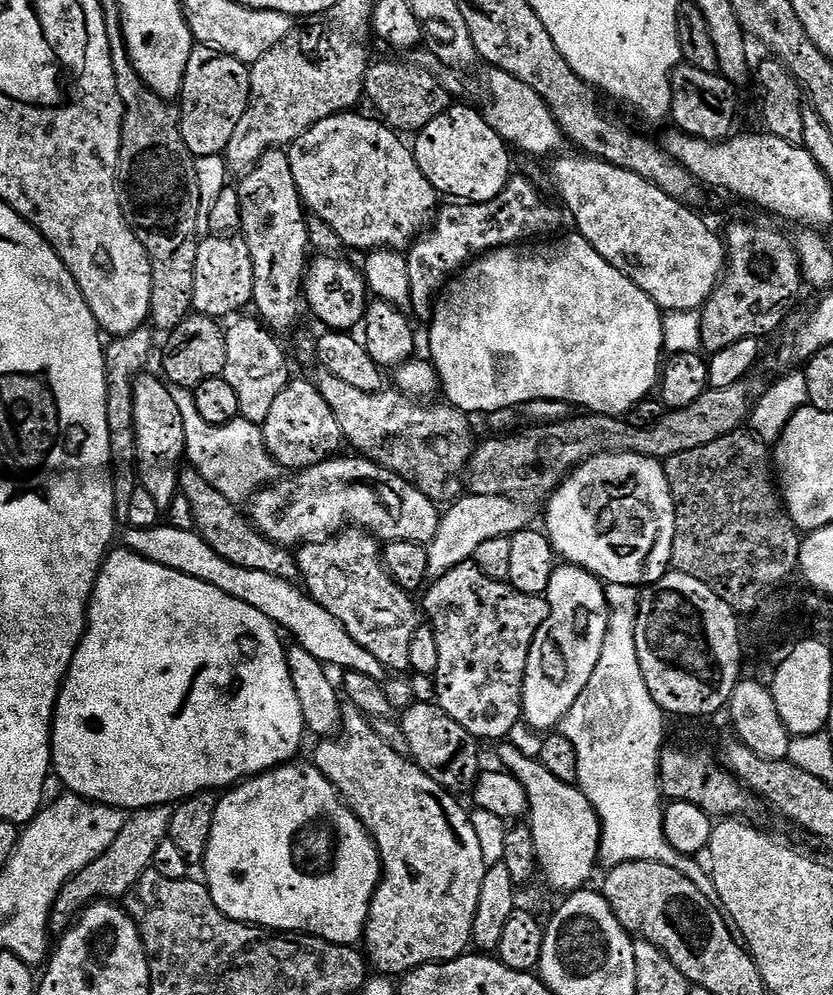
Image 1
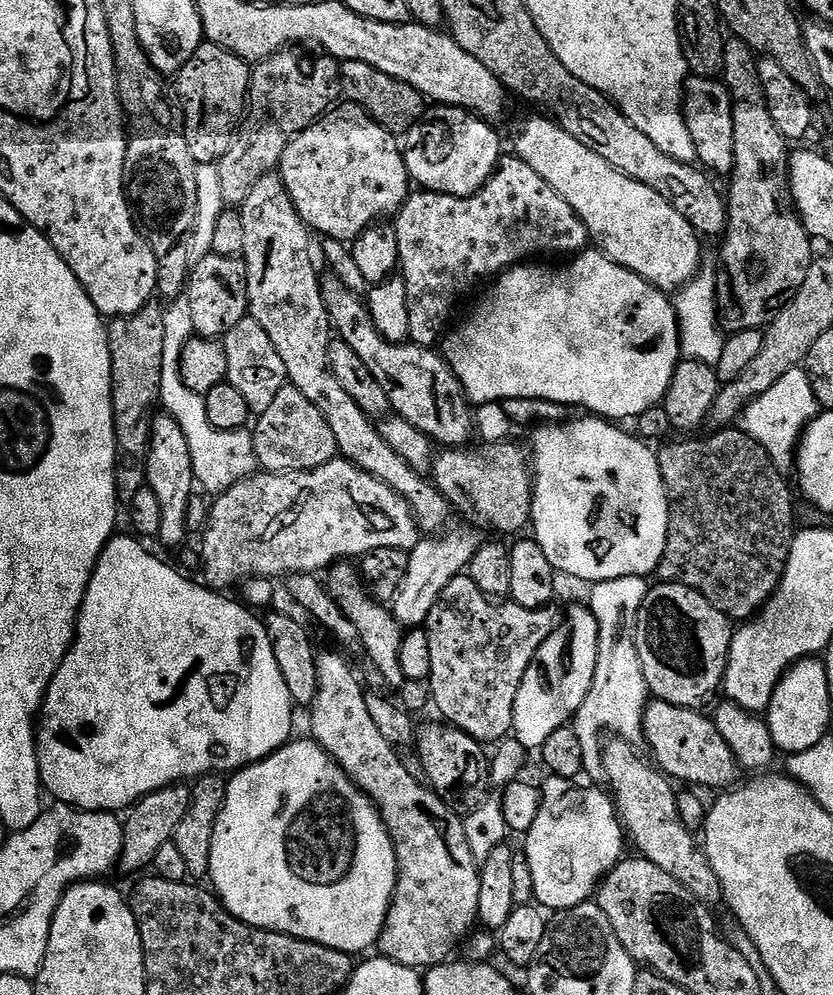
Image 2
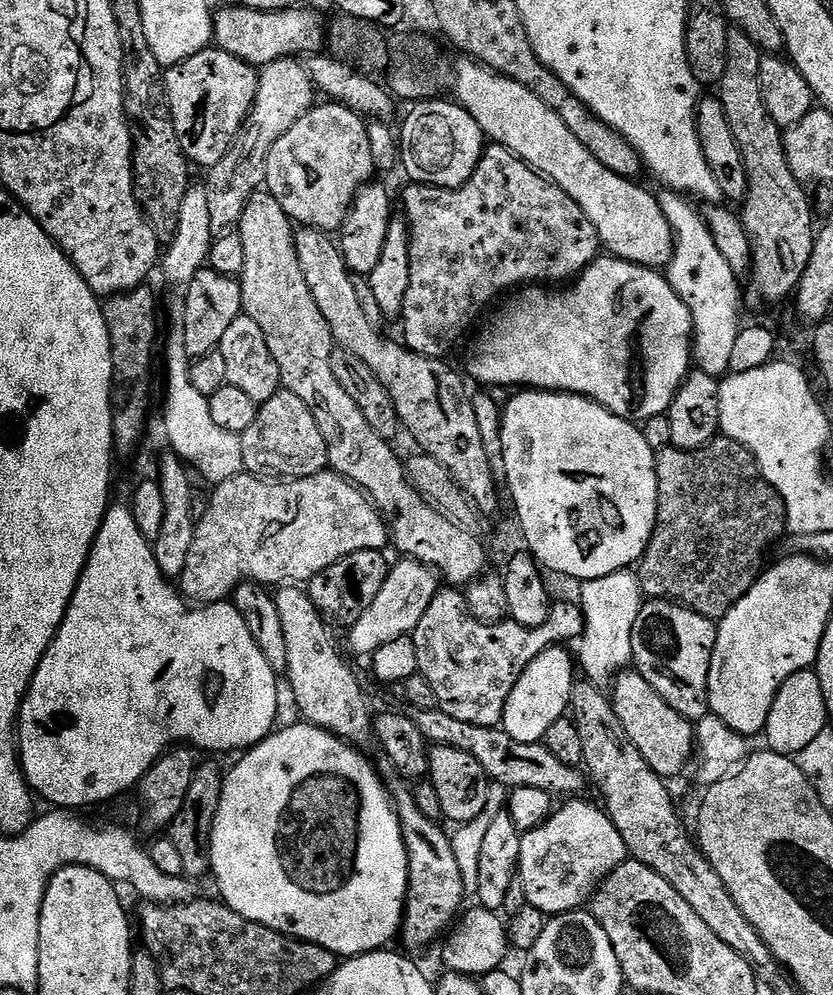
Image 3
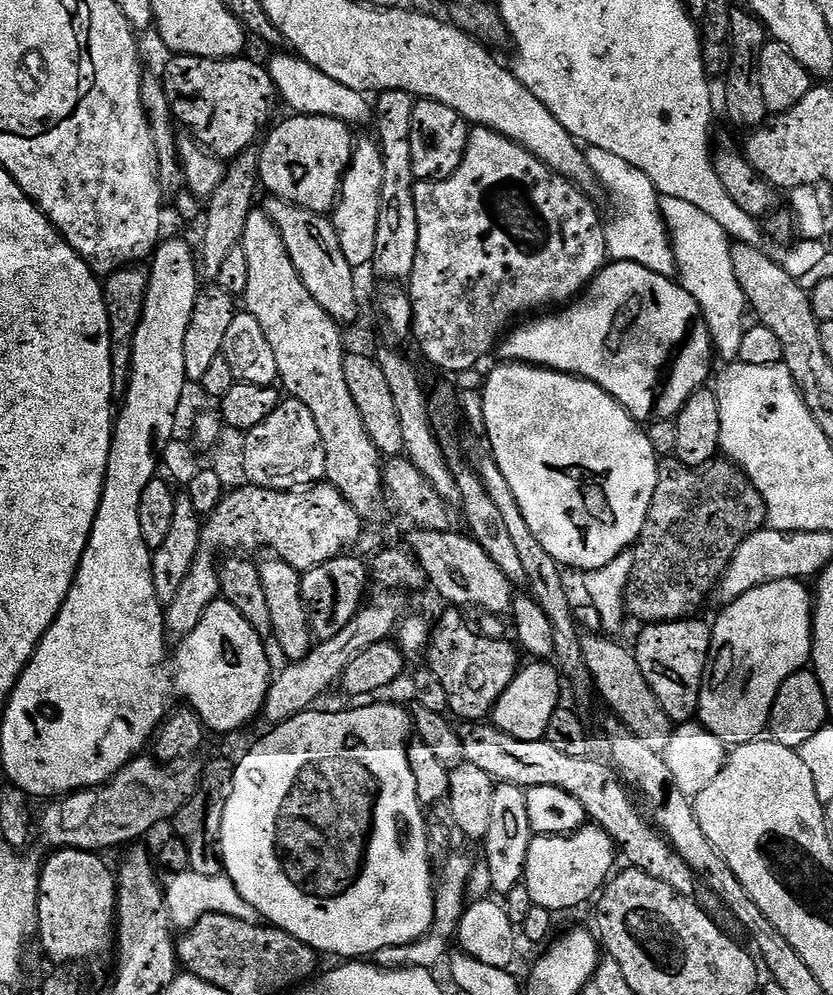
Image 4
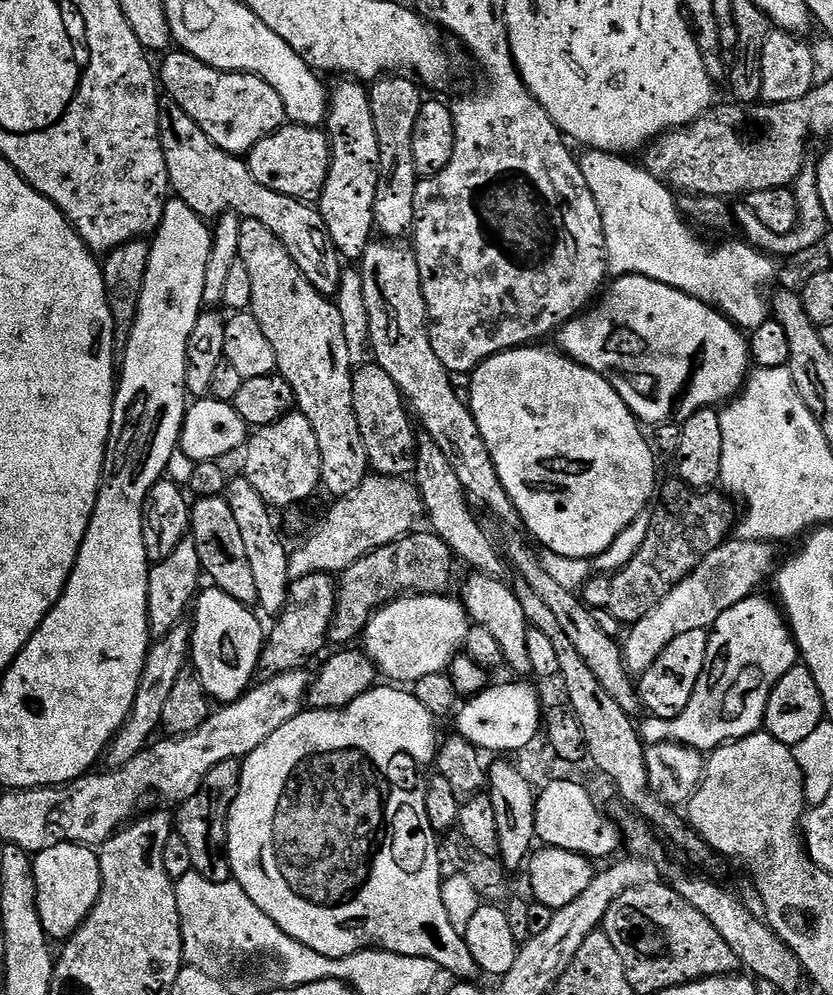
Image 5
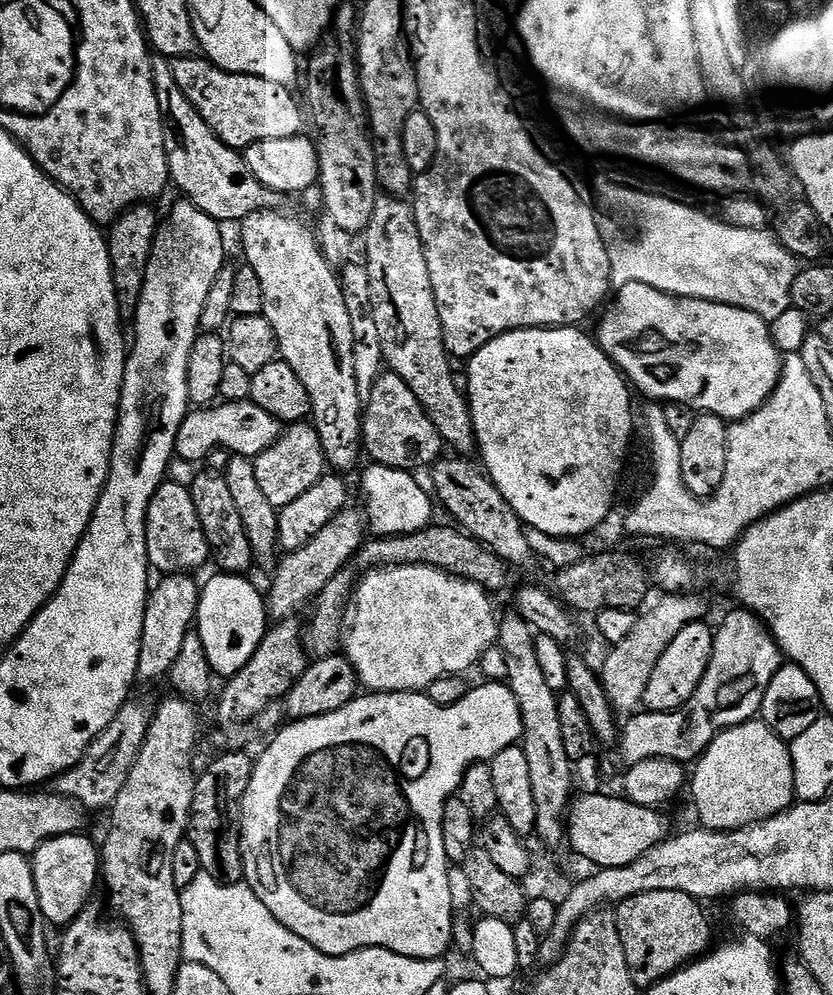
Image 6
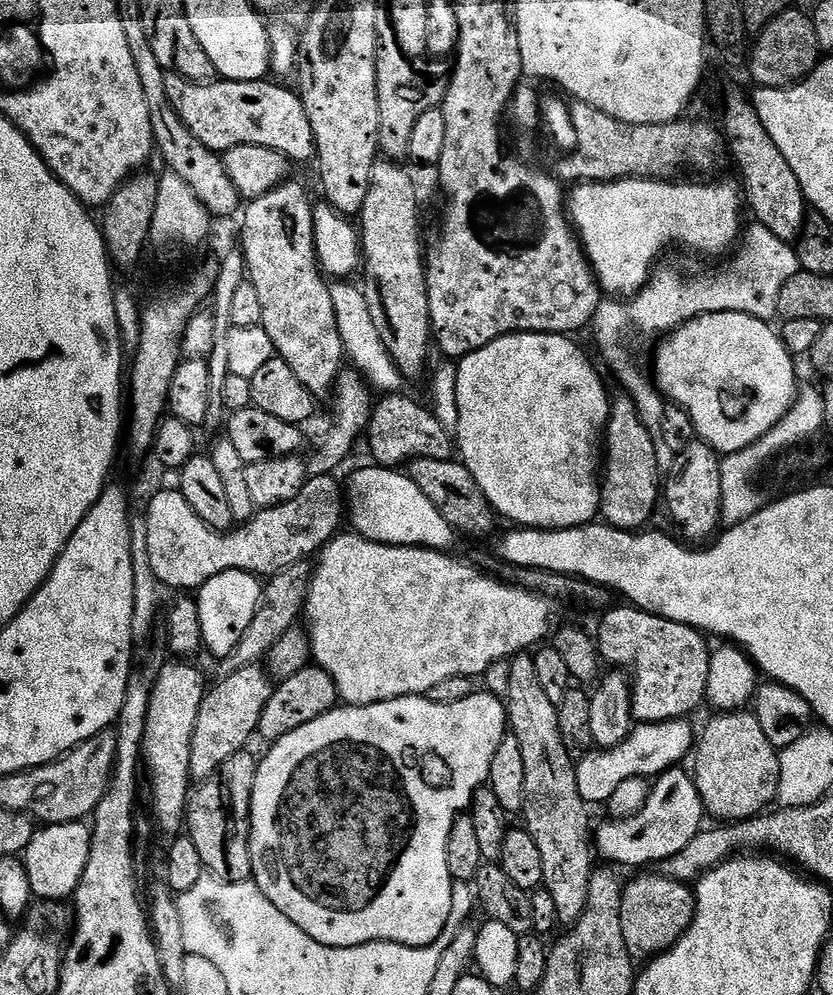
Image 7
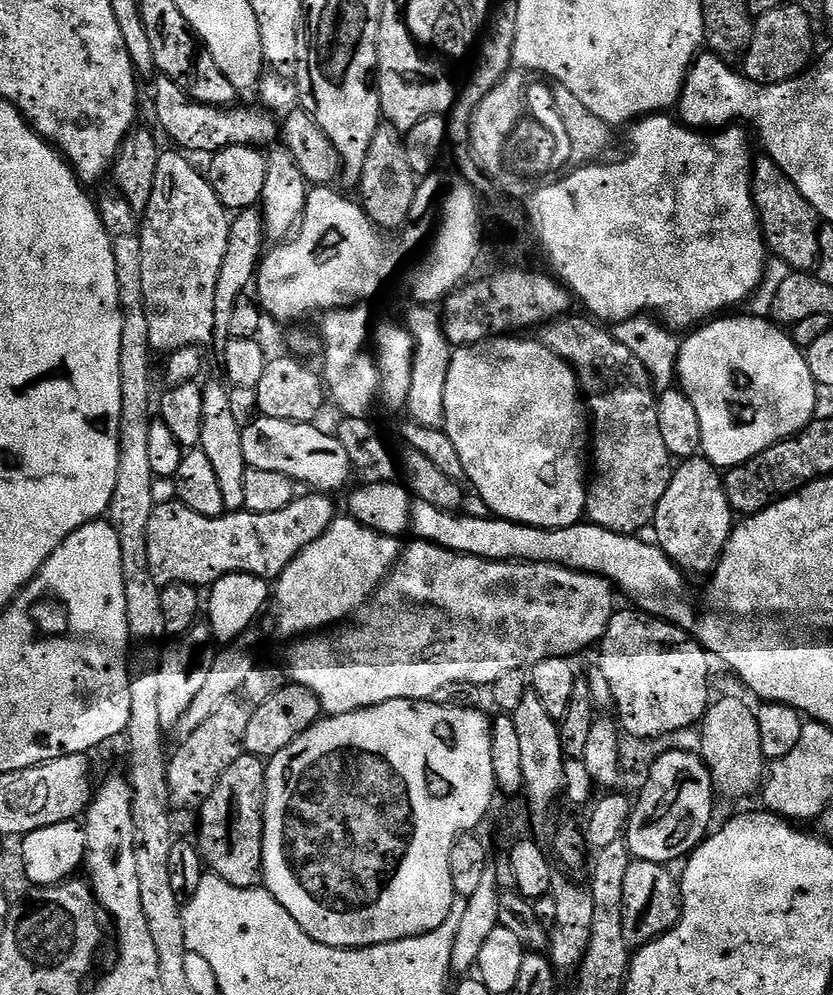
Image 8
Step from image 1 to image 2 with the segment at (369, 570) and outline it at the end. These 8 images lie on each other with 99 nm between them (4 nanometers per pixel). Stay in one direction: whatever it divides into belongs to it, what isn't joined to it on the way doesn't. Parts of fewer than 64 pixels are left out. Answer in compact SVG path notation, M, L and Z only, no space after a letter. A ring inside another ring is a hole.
M355 563L333 564L326 576L326 587L334 602L338 602L338 606L346 614L346 618L350 618L350 622L358 626L358 634L362 634L362 642L368 651L370 662L378 666L385 685L389 689L392 687L392 690L399 690L405 682L400 661L400 647L404 641L405 629L391 611L368 591Z

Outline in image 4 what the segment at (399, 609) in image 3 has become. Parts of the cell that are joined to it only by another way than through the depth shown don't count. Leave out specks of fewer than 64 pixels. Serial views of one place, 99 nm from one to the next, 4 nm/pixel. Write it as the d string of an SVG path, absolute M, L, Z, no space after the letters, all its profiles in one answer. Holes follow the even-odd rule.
M370 604L361 607L356 617L346 626L342 626L342 630L334 634L334 638L319 641L303 658L284 666L288 668L282 669L277 676L275 673L274 679L269 683L268 697L264 699L262 709L263 719L268 719L269 725L283 724L285 720L291 720L300 712L309 711L315 705L312 703L335 680L337 683L343 677L346 666L350 666L350 662L358 658L358 654L362 654L366 646L374 646L378 642L389 639L397 631L402 613L392 604Z

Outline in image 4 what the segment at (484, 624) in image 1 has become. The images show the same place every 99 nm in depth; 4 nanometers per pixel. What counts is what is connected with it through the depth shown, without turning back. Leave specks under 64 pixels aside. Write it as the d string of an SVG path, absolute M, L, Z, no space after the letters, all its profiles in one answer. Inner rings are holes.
M448 610L434 624L428 637L426 667L442 681L448 699L448 712L461 716L461 721L484 722L496 709L498 698L510 686L521 667L521 653L507 639L494 640L479 636L460 610Z

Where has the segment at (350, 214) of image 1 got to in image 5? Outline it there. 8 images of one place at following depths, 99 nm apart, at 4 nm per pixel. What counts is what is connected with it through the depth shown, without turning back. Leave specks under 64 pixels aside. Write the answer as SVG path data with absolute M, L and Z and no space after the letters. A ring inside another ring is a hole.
M291 122L285 123L274 134L262 138L262 142L255 144L246 156L250 174L254 174L262 186L270 186L270 190L278 194L286 194L305 202L315 201L319 197L331 161L332 145L320 128L308 128L304 124Z

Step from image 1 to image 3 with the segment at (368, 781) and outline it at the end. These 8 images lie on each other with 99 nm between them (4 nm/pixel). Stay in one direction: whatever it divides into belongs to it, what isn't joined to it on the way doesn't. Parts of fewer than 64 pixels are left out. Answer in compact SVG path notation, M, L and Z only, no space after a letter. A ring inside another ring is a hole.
M280 586L275 589L274 595L278 618L282 618L282 628L286 633L286 679L292 683L296 704L304 715L301 717L315 728L333 732L335 736L353 745L364 746L374 736L374 712L368 709L368 700L364 697L364 688L359 678L340 657L328 633L329 625L303 587ZM403 779L393 781L390 795L400 817L402 838L408 851L408 899L404 901L402 940L404 936L410 947L424 948L436 939L439 941L453 927L465 907L466 889L462 870L458 870L458 858L454 858L451 835L447 831L444 833L437 821L426 818L426 814L420 812L413 789Z

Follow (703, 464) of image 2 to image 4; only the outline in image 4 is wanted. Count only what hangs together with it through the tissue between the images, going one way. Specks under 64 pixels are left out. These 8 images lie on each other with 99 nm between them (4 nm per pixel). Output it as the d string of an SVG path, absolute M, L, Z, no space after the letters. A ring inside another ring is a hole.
M675 458L659 461L658 486L654 486L654 498L648 511L642 534L634 545L634 570L630 570L630 582L626 586L624 607L627 615L644 620L645 625L663 624L666 620L691 617L715 593L730 558L750 538L750 534L765 527L768 507L762 494L750 482L750 478L727 458L717 458L700 468L691 468Z

